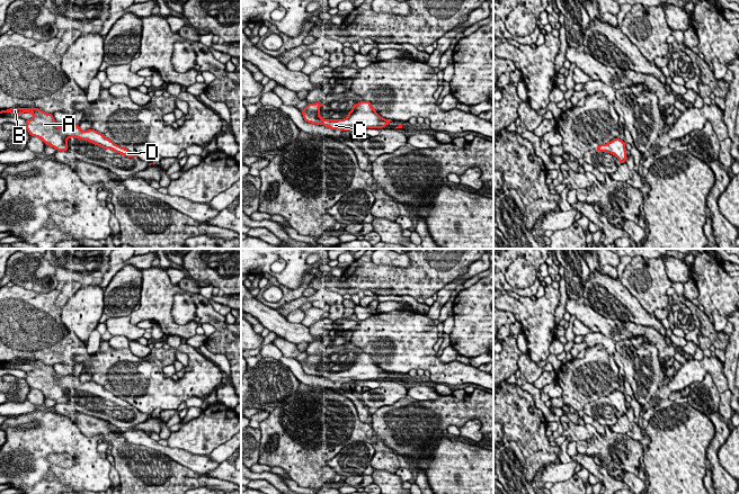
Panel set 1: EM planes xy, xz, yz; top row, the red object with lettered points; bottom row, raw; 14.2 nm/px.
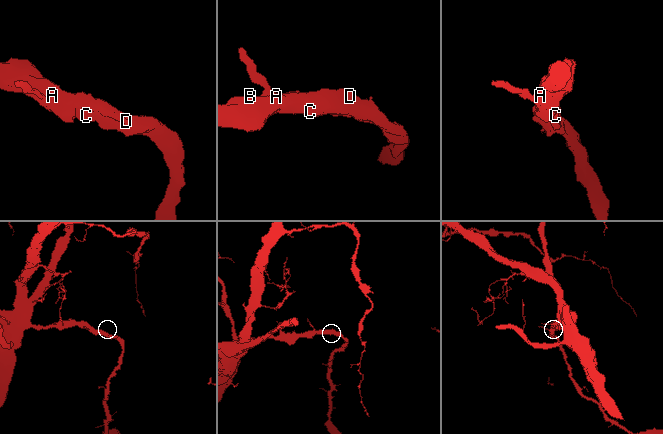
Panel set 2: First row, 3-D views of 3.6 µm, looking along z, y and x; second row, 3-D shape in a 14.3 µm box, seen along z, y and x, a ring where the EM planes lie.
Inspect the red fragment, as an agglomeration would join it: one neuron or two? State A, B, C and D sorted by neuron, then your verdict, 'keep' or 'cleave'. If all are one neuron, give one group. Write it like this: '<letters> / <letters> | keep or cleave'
A B C D | keep

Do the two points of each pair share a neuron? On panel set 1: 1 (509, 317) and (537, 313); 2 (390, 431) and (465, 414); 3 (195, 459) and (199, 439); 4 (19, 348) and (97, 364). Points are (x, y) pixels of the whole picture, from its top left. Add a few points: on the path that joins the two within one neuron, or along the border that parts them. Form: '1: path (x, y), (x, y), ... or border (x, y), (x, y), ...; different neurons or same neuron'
1: border (505, 310), (509, 311), (516, 320); different neurons
2: path (409, 430), (418, 430), (435, 421), (446, 419); same neuron
3: border (170, 448), (180, 448), (193, 454), (207, 456); different neurons
4: path (38, 348), (65, 348), (78, 353); same neuron

